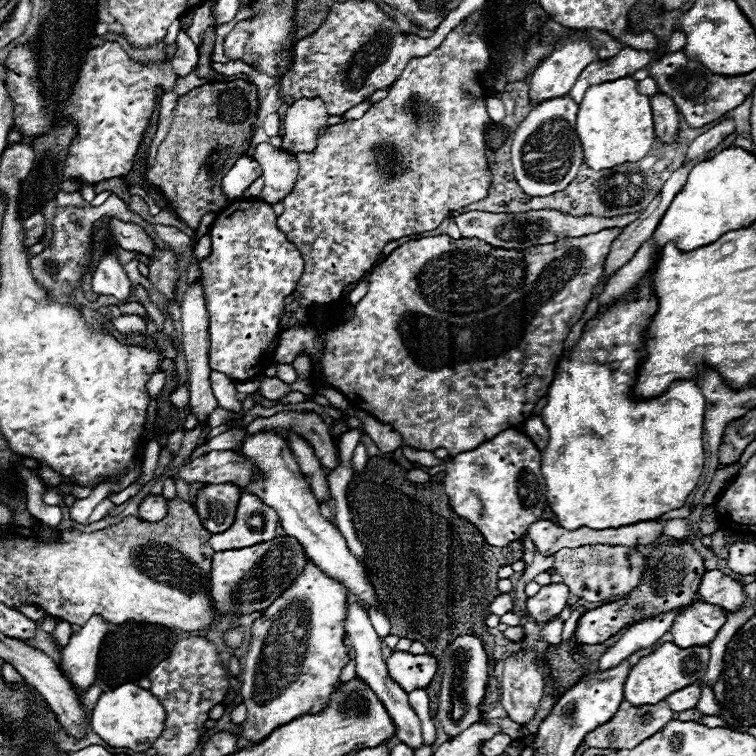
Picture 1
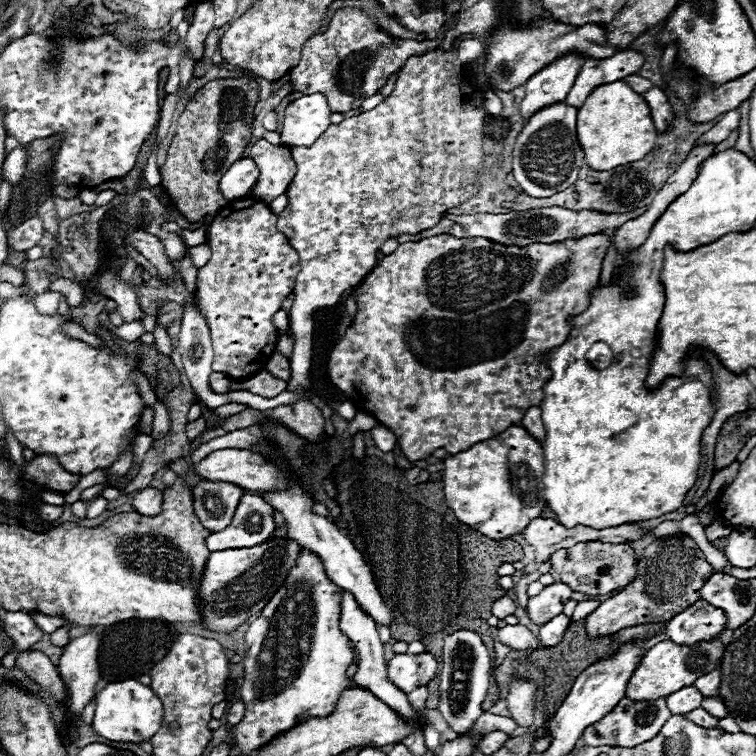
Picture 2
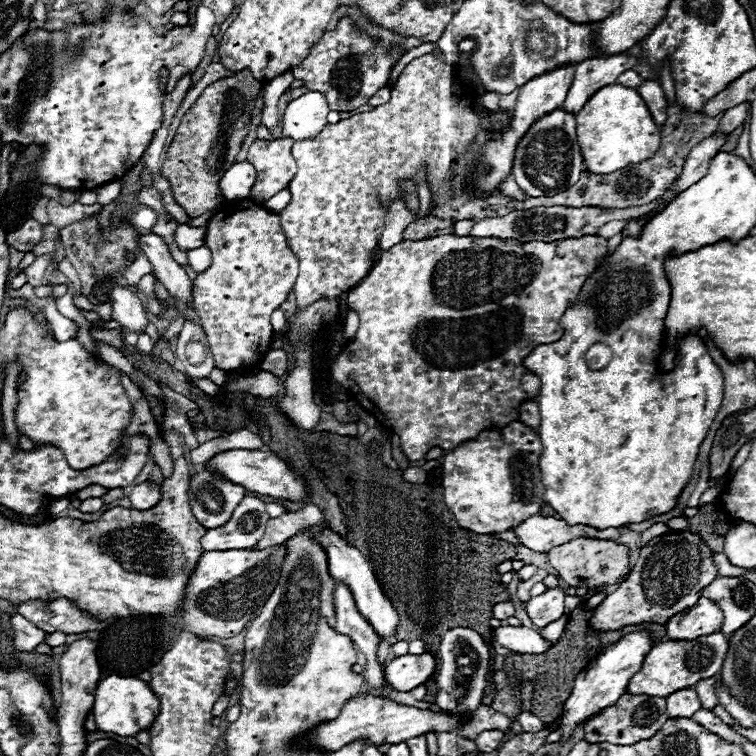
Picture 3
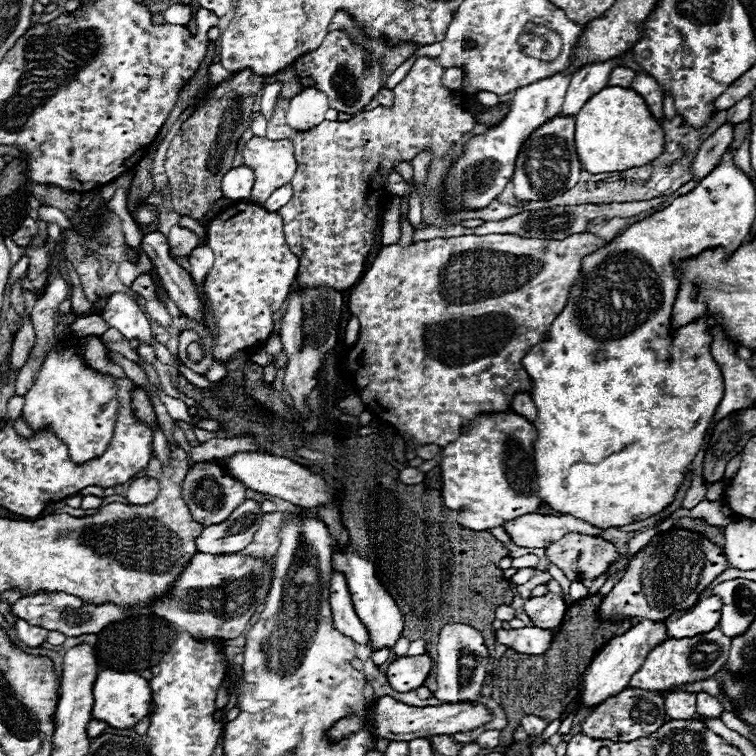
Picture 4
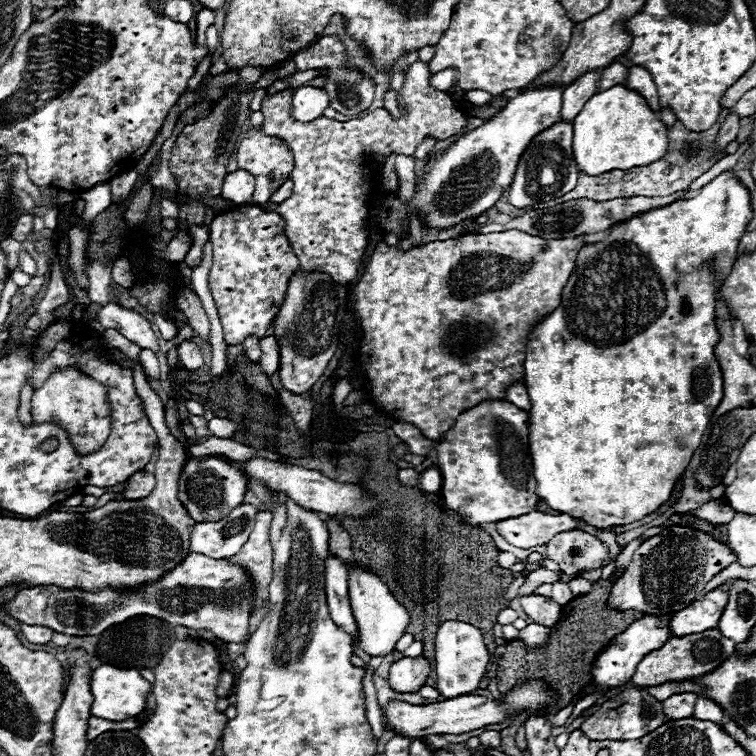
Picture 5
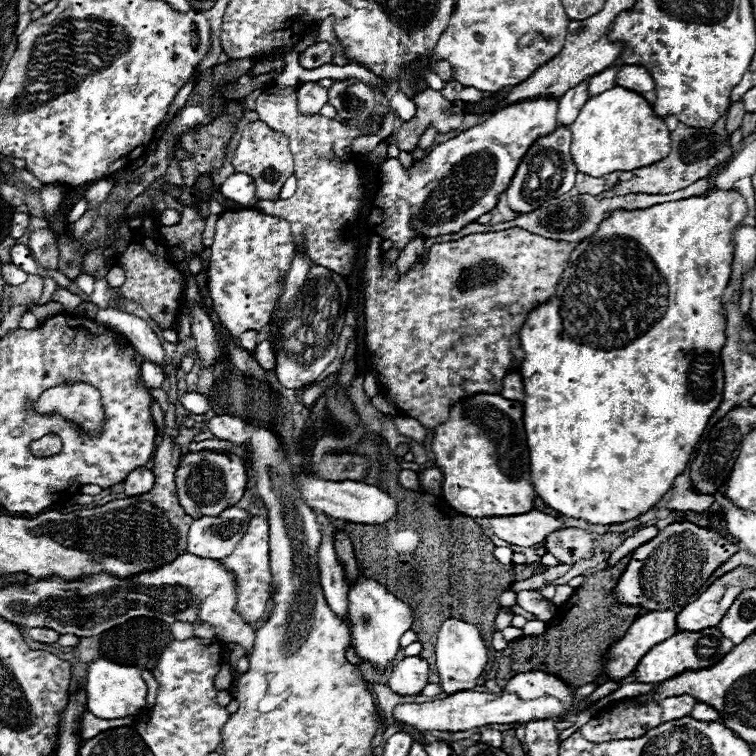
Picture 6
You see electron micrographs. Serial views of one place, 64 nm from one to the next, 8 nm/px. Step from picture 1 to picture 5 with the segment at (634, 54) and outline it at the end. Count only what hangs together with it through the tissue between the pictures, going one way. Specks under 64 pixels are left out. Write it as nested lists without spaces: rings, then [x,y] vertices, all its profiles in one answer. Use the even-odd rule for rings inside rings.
[[[590,70],[586,74],[582,74],[580,78],[576,78],[564,90],[562,110],[560,110],[562,120],[572,122],[578,116],[578,112],[588,102],[588,98],[592,98],[592,94],[596,94],[596,90],[600,86],[600,78],[602,78],[602,70]]]

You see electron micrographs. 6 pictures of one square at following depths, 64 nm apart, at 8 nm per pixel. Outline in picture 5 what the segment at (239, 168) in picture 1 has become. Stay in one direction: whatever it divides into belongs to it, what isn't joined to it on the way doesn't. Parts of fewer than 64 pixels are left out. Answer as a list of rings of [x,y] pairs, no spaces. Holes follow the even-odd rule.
[[[248,170],[230,172],[222,184],[222,196],[236,204],[252,204],[254,176]]]

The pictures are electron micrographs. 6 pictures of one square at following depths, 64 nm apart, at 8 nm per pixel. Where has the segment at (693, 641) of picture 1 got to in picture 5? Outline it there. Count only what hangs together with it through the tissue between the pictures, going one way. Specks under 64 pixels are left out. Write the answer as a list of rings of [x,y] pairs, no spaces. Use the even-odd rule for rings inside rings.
[[[720,586],[700,600],[692,602],[692,606],[672,614],[670,618],[670,630],[672,636],[684,636],[684,634],[698,634],[704,630],[712,630],[718,626],[718,620],[726,608],[728,602],[728,588]]]

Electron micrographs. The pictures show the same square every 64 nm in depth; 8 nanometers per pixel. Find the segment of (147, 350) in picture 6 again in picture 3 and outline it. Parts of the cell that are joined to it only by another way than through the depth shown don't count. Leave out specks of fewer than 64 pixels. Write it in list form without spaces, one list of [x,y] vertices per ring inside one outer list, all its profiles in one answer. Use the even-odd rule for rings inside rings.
[[[124,286],[110,288],[108,296],[110,296],[110,302],[114,306],[112,318],[120,324],[120,328],[144,332],[144,326],[146,326],[148,318],[146,318],[146,308],[140,302],[140,298]]]

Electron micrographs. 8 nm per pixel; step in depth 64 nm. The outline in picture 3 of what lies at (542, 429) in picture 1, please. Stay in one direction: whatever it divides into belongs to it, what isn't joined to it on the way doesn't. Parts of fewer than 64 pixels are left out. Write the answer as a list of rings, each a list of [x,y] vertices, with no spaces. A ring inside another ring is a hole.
[[[524,402],[520,410],[520,420],[530,426],[532,430],[540,428],[540,408],[536,402]]]

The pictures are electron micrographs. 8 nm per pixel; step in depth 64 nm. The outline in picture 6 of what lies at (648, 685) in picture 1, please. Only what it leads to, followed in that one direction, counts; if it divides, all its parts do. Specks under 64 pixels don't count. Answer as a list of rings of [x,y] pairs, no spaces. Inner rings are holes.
[[[704,628],[700,632],[678,632],[642,656],[636,666],[636,680],[644,684],[660,684],[668,678],[674,678],[676,674],[684,674],[684,670],[704,670],[720,662],[720,658],[724,658],[724,654],[728,654],[732,648],[734,644],[724,638],[718,628]]]

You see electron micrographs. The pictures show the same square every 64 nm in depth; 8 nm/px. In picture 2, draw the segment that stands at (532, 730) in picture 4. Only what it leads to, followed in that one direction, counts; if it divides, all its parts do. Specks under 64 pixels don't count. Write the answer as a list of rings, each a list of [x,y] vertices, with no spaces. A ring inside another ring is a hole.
[[[512,678],[508,696],[506,696],[506,706],[510,710],[510,718],[518,726],[530,726],[532,724],[532,714],[536,710],[536,692],[538,692],[538,682],[534,680],[524,680],[524,678]]]

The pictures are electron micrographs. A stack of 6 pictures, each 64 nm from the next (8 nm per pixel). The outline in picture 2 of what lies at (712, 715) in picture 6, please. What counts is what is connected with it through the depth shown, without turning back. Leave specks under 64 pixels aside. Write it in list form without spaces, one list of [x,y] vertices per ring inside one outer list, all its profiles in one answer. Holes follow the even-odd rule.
[[[712,670],[712,674],[706,674],[704,678],[698,678],[694,686],[704,694],[704,696],[718,696],[718,686],[720,686],[720,670]]]

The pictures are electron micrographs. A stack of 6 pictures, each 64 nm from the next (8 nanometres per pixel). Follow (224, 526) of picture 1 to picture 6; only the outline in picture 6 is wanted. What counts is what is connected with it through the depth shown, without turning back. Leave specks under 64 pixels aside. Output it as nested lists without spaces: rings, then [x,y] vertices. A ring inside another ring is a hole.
[[[190,452],[184,454],[178,470],[176,470],[176,488],[178,500],[184,510],[196,520],[202,516],[222,514],[226,508],[240,502],[246,492],[246,466],[236,454],[226,452]]]

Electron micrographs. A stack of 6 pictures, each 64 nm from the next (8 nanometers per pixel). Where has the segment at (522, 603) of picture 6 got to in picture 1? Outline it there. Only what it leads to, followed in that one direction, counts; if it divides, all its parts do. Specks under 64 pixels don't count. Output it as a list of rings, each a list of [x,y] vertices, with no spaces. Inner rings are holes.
[[[548,584],[548,586],[542,586],[536,596],[528,598],[526,610],[530,618],[534,618],[538,624],[550,622],[564,610],[566,598],[568,598],[566,584]]]

